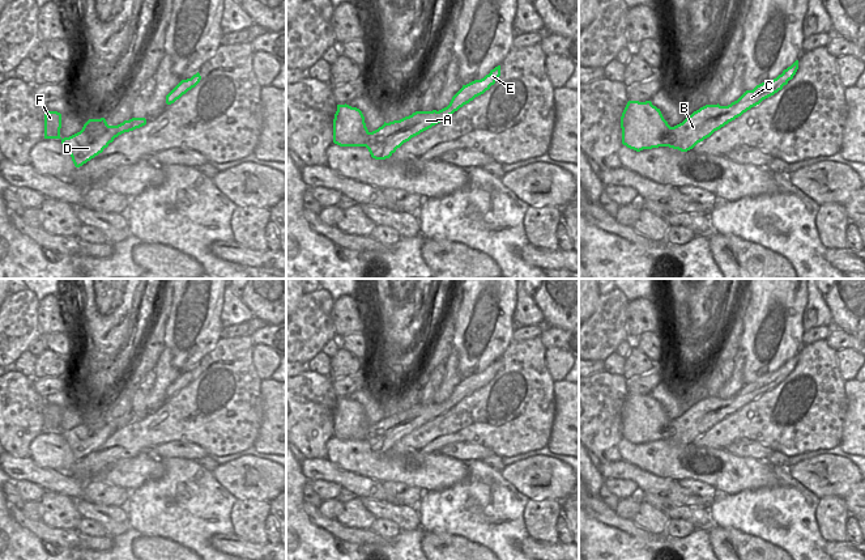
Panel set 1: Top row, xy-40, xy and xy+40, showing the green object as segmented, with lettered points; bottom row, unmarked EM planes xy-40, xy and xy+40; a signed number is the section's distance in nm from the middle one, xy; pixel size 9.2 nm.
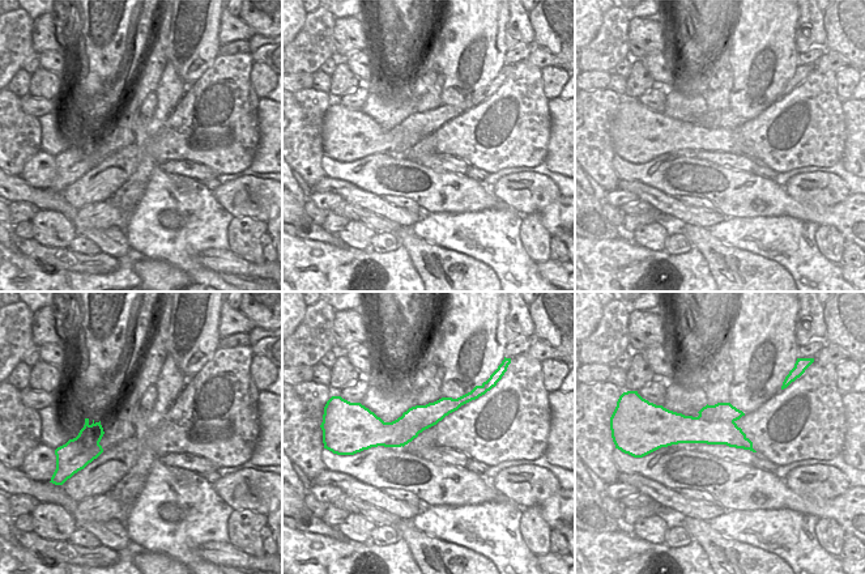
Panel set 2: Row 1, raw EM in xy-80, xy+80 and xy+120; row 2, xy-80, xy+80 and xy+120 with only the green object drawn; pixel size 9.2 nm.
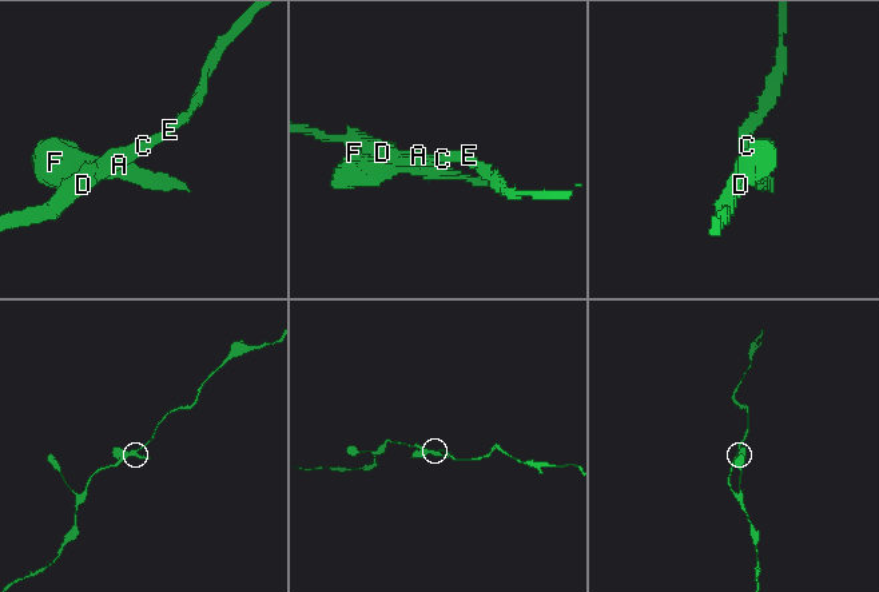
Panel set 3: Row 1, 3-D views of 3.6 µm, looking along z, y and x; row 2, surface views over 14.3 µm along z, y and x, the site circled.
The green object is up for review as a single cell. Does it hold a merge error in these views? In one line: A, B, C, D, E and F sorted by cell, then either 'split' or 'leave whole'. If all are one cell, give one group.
groups A B C D E / F; split

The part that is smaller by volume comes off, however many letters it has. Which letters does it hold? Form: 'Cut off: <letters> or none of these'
Cut off: F

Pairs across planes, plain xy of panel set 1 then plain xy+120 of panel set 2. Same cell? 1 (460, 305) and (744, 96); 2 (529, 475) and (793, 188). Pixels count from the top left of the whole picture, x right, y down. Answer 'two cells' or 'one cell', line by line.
1: one cell
2: one cell

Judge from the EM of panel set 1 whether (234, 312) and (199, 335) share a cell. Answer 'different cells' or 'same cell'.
different cells

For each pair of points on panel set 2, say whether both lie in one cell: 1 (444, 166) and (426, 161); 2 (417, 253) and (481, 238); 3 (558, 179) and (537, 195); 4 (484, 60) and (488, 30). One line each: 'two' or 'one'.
1: one
2: two
3: two
4: one

